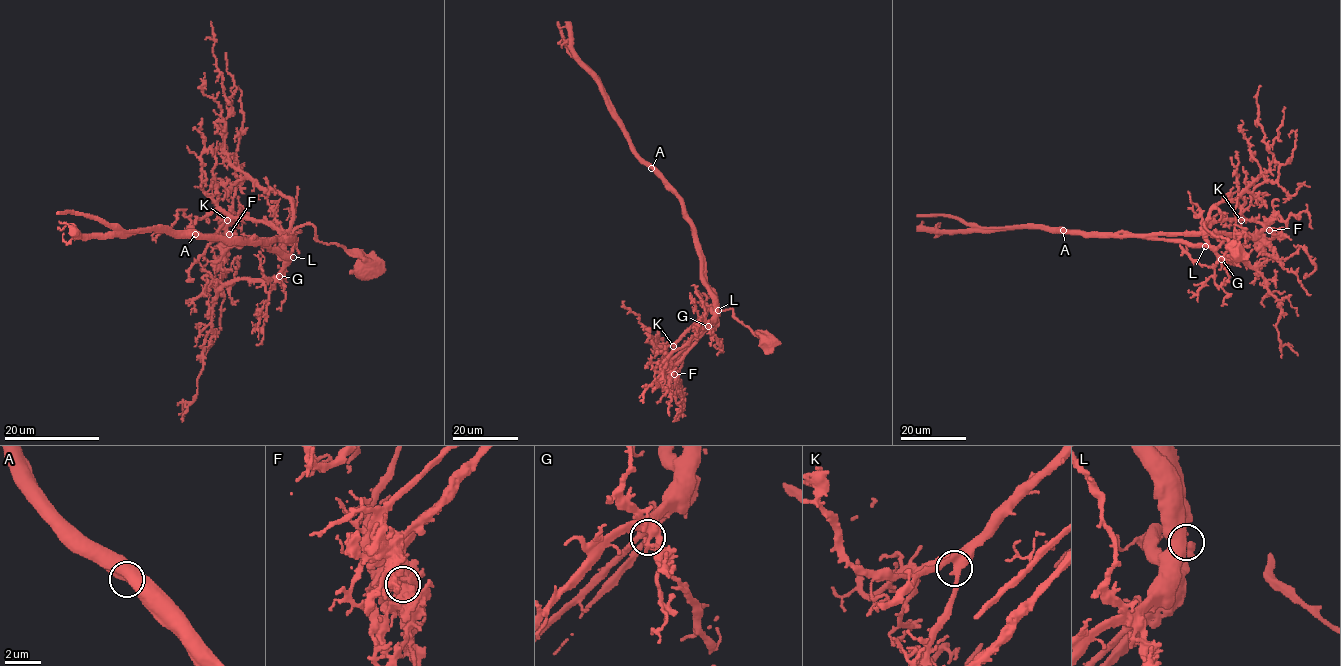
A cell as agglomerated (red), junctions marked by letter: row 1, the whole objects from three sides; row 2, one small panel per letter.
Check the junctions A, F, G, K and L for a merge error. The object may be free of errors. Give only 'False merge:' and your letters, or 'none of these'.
False merge: A

